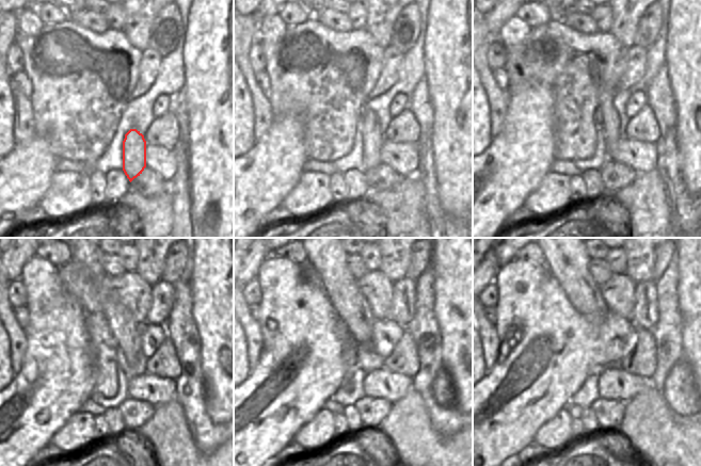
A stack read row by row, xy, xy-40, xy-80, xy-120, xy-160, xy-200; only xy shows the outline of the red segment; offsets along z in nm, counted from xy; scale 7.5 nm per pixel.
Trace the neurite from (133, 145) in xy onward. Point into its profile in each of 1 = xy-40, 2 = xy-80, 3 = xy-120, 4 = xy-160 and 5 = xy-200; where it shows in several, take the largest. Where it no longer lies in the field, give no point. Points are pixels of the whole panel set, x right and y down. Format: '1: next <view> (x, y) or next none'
1: next xy-40 (373, 138)
2: next xy-80 (605, 114)
3: next xy-120 (126, 330)
4: next xy-160 (330, 259)
5: next xy-200 (567, 259)

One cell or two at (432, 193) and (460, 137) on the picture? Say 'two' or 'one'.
two

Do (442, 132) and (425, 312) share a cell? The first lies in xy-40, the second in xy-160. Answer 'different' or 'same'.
different

